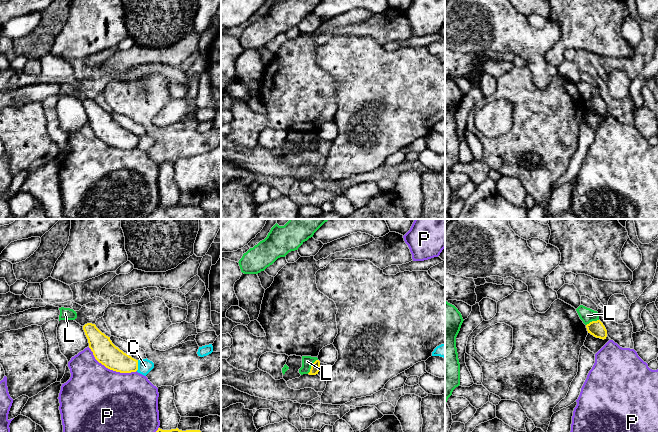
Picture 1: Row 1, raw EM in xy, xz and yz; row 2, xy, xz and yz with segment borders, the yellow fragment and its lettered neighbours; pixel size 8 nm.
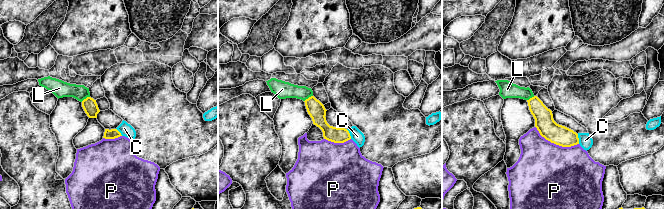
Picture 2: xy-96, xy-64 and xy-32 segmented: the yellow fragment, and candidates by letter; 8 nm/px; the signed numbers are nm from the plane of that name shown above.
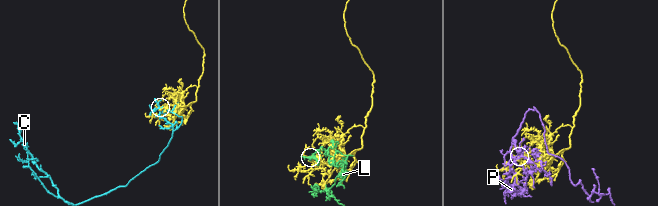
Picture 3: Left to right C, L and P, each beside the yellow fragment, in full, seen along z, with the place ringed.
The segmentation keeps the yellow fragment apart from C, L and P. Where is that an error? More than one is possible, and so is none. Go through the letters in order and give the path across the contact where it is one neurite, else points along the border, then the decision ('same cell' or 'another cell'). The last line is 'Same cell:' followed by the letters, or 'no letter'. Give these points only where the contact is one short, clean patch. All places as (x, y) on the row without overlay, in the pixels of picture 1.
C: border xy (138, 136), (138, 144), (136, 146); another cell
L: another cell
P: another cell
Same cell: no letter

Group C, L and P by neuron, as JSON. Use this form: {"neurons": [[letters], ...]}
{"neurons": [["C"], ["L"], ["P"]]}

